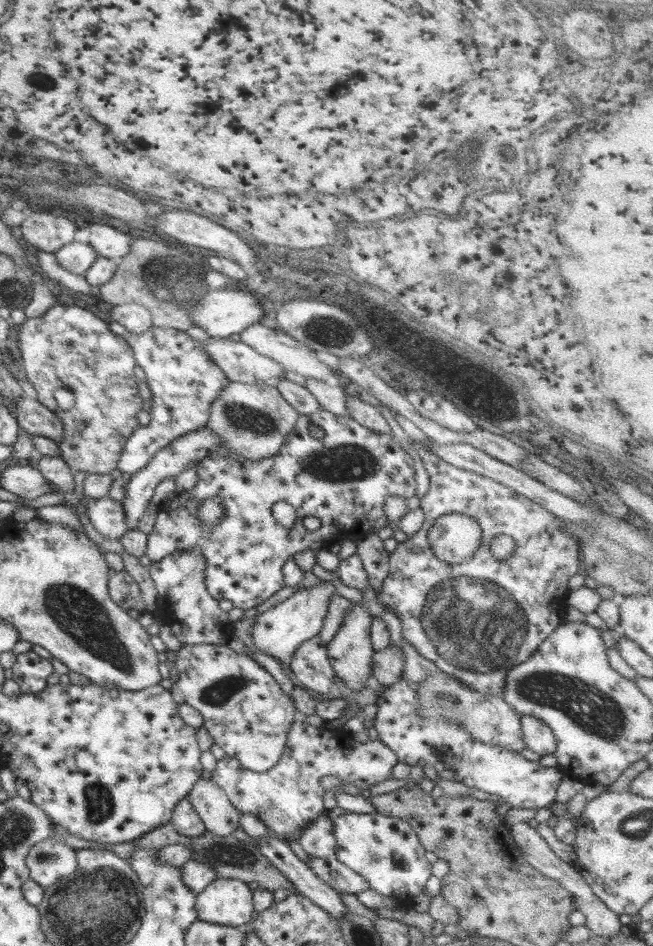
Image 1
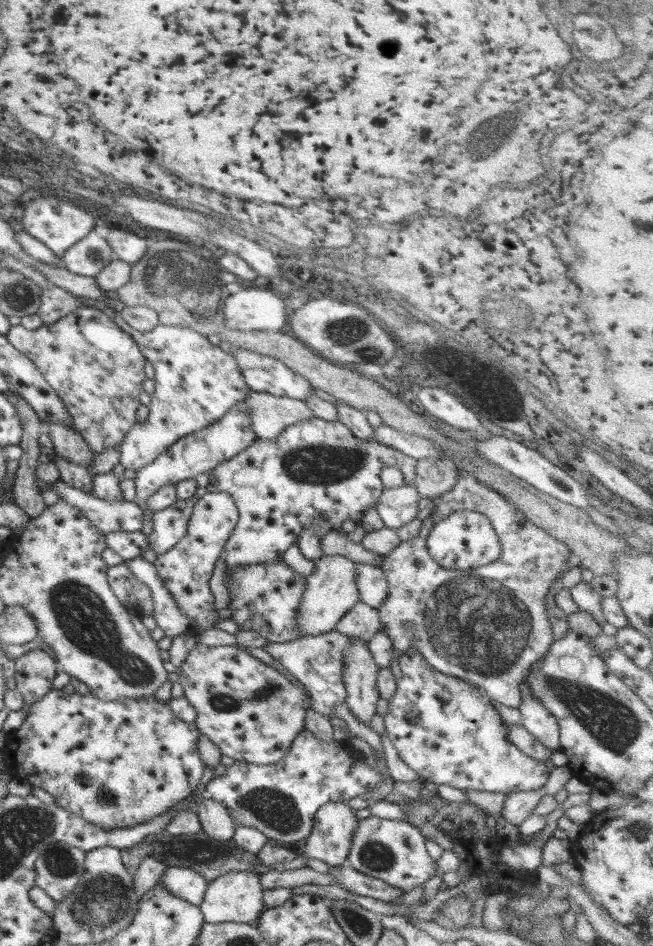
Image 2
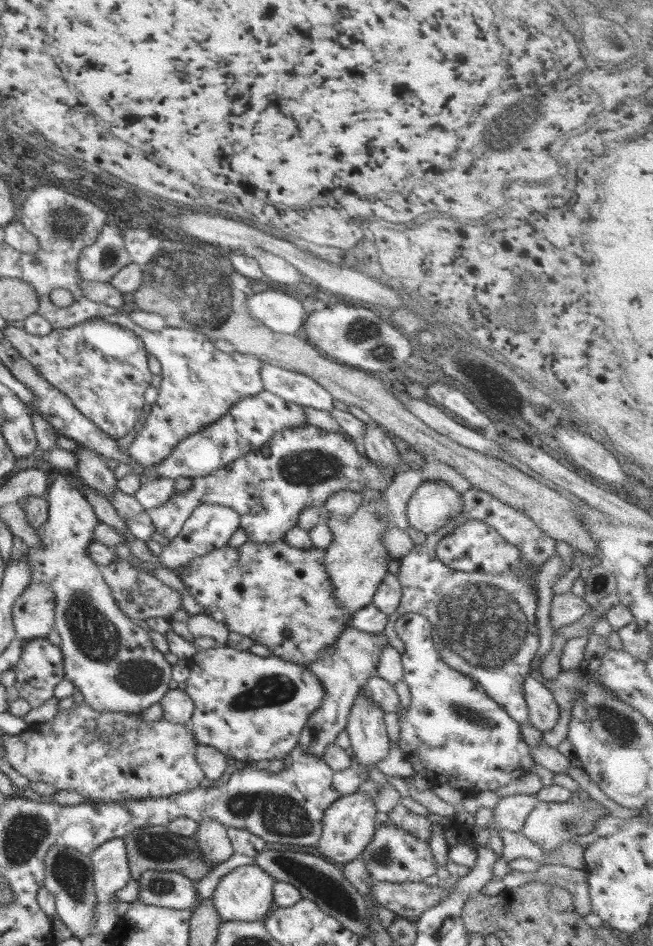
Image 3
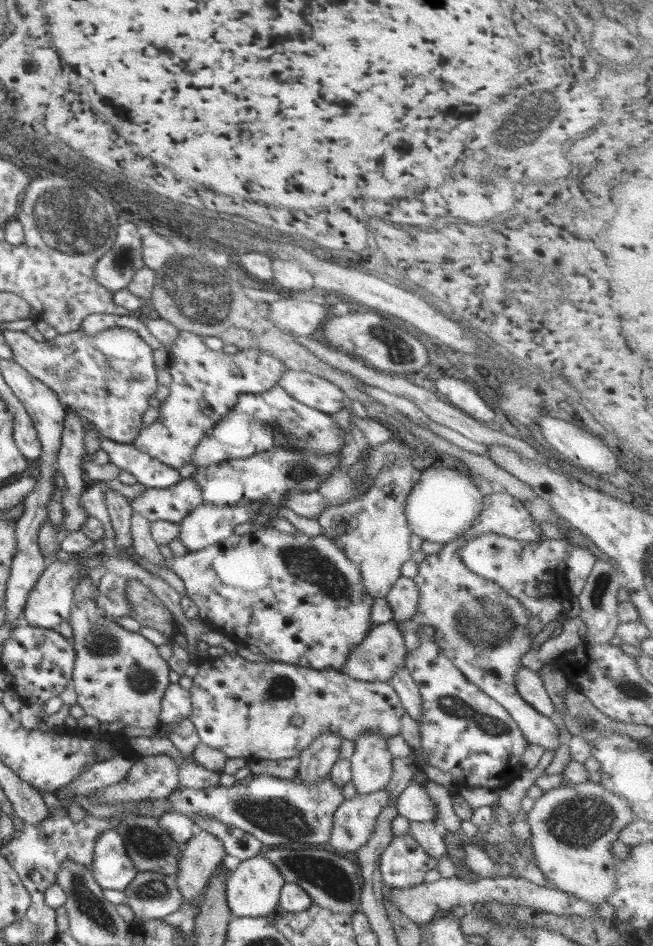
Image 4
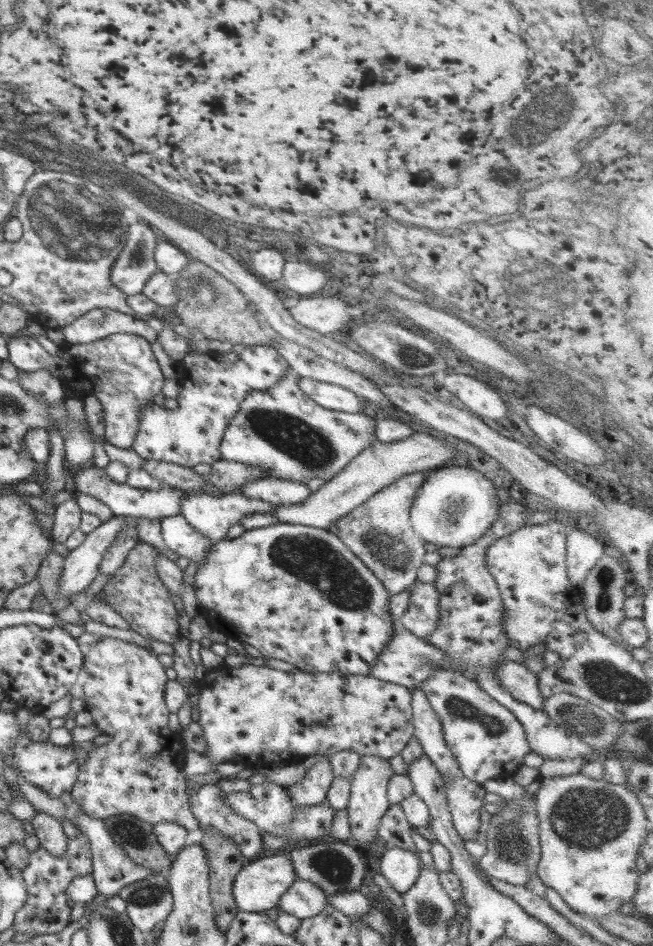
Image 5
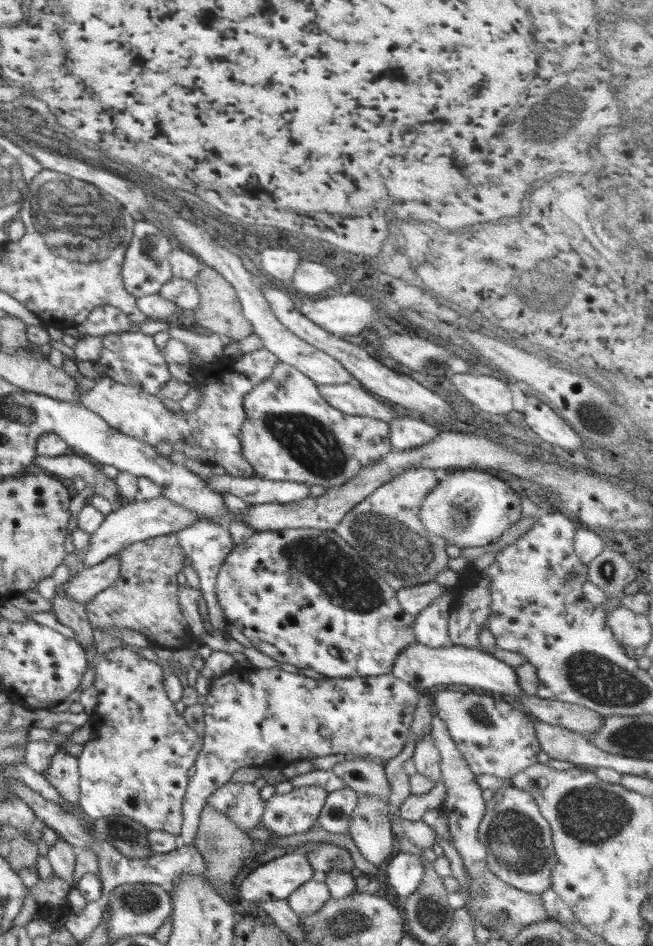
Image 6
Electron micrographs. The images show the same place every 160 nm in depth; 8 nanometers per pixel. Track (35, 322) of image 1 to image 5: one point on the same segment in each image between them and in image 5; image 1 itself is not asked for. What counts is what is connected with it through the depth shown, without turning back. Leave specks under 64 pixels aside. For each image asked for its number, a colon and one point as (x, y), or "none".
2: (97, 370)
3: (103, 369)
4: (108, 378)
5: (121, 371)

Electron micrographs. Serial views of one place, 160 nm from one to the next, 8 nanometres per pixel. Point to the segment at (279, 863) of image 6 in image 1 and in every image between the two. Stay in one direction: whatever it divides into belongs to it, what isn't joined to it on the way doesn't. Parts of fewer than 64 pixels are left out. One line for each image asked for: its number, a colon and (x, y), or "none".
1: (225, 901)
2: (235, 896)
3: (246, 893)
4: (253, 889)
5: (258, 887)

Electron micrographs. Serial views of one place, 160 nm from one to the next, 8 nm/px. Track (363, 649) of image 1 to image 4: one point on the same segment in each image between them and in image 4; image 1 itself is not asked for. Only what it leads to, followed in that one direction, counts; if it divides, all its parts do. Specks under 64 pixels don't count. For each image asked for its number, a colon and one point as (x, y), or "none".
2: (360, 670)
3: (367, 732)
4: (371, 763)

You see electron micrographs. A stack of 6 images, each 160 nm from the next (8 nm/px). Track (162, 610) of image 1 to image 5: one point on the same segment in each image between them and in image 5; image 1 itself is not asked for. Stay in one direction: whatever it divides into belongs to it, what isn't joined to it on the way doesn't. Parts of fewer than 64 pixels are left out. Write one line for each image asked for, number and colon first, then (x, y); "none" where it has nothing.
2: (186, 568)
3: (210, 526)
4: (206, 524)
5: (211, 515)

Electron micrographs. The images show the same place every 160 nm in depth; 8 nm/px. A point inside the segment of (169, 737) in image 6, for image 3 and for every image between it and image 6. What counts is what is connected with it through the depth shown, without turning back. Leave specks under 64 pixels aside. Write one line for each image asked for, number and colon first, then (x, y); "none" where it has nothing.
3: (110, 659)
4: (118, 675)
5: (135, 774)

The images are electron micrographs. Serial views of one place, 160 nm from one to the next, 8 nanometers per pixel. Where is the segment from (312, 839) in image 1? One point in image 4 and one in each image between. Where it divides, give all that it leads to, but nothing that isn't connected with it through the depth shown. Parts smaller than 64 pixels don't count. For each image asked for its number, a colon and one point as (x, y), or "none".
2: (335, 822)
3: (349, 823)
4: (354, 822)

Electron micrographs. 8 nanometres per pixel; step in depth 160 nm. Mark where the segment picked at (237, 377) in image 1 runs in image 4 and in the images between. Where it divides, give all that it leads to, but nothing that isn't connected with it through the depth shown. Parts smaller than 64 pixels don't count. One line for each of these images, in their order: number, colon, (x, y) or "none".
2: (262, 373)
3: (290, 385)
4: (311, 390)

